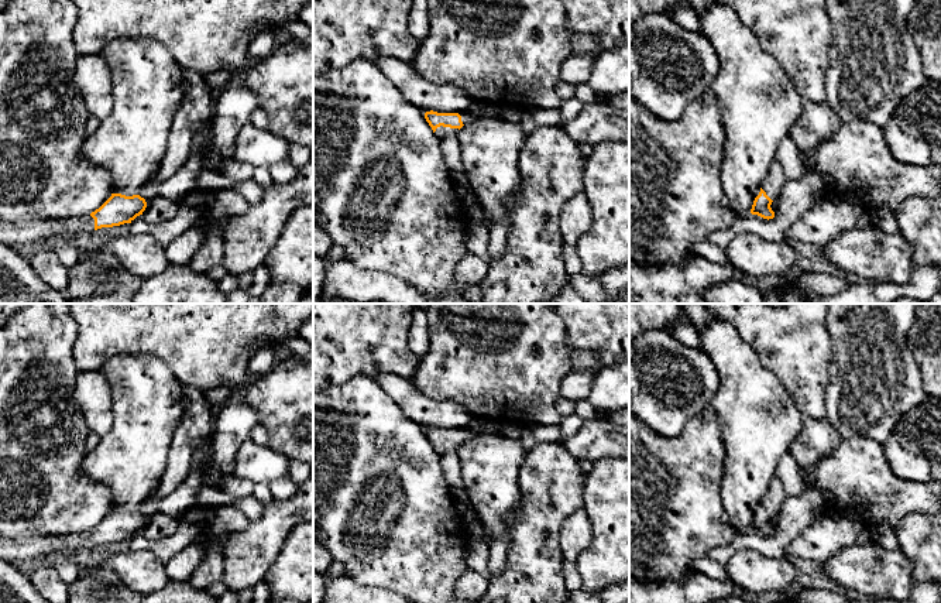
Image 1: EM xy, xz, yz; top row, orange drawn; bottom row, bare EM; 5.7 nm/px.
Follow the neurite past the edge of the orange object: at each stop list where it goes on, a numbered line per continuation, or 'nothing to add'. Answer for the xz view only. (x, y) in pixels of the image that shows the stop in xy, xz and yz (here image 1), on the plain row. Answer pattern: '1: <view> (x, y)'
1: xz (440, 448)

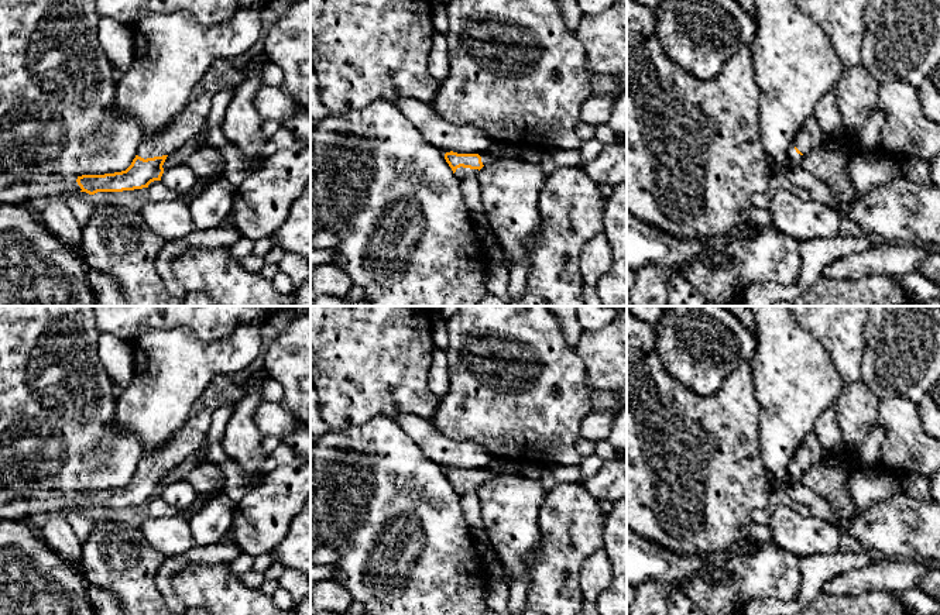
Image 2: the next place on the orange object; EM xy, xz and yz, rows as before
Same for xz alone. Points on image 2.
1: xz (460, 488)

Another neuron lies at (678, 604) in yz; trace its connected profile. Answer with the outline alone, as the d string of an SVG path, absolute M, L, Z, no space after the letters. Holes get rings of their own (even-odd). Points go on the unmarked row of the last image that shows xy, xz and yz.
M675 587L668 598L668 615L706 615L680 588Z

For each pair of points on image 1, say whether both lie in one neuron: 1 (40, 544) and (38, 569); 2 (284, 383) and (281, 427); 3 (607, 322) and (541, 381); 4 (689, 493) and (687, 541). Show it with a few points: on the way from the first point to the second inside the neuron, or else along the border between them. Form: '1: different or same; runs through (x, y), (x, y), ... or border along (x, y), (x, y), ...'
1: different; border along (38, 561), (26, 569)
2: same; runs through (284, 394), (284, 415)
3: different; border along (562, 322), (566, 331), (569, 359), (573, 370)
4: same; runs through (687, 504), (687, 530)

